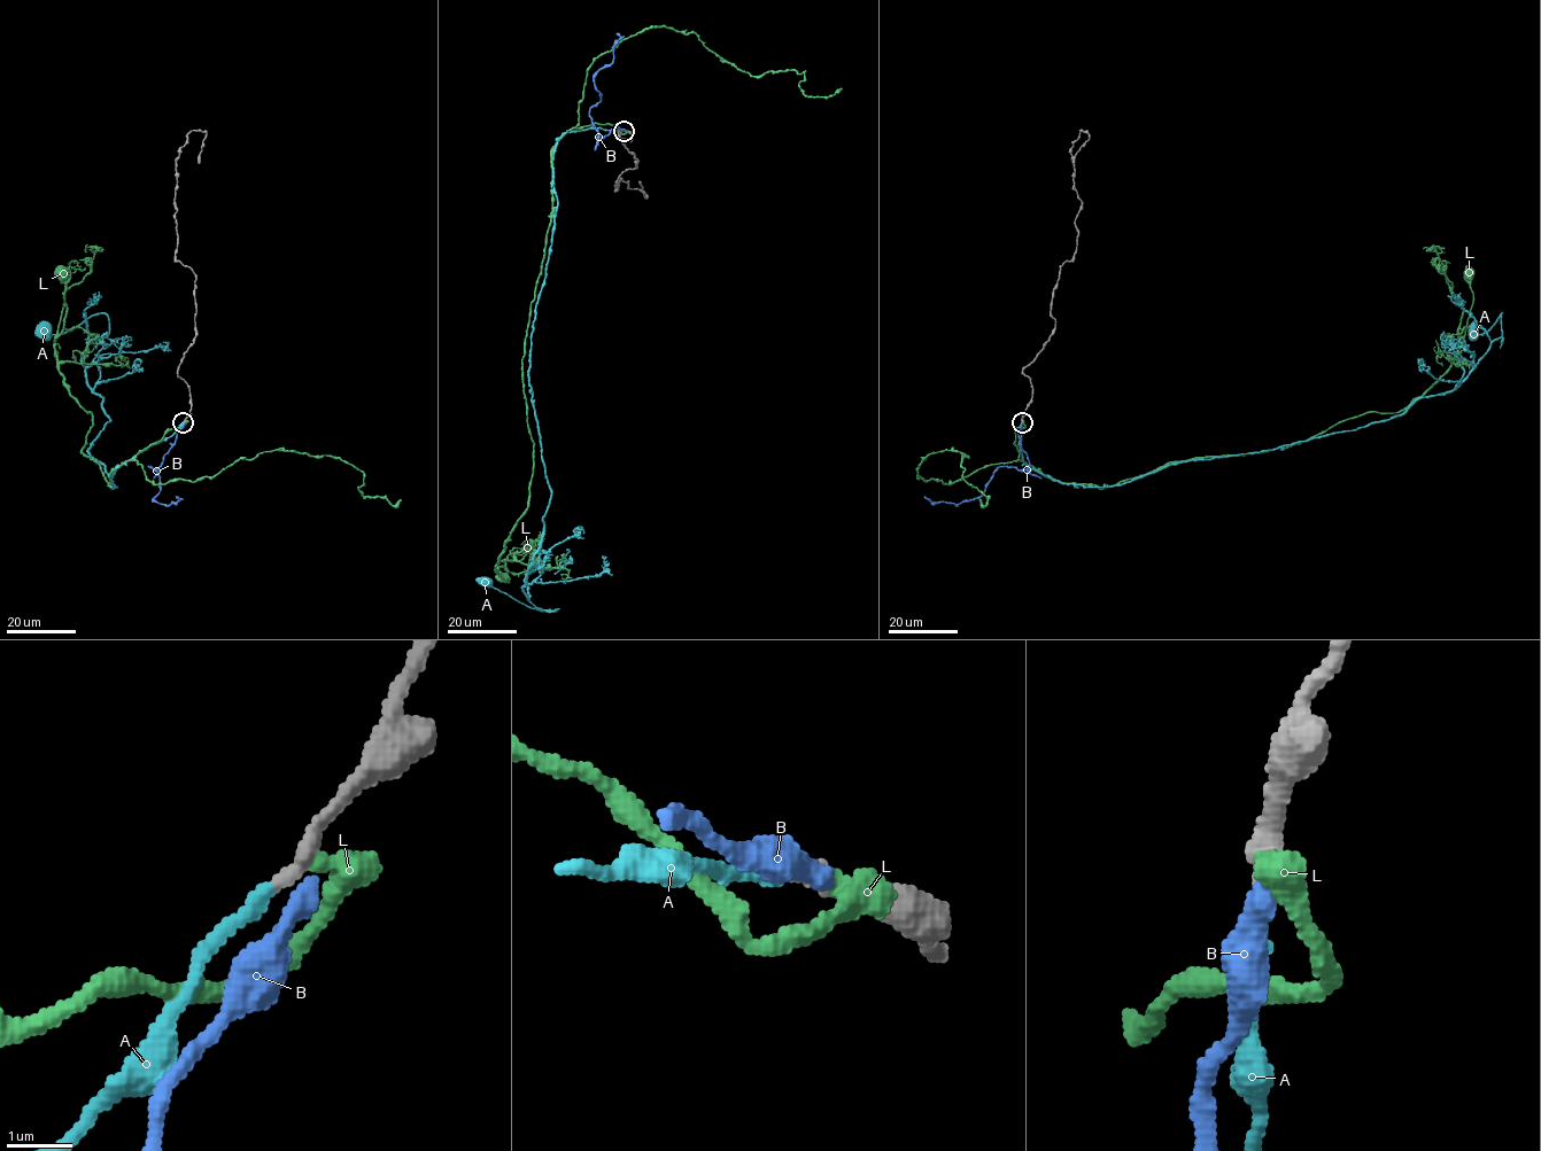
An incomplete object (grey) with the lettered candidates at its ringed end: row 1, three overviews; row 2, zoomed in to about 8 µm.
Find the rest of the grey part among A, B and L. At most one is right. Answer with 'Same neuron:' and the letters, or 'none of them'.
Same neuron: A

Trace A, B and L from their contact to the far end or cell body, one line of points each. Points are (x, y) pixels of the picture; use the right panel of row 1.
A: (1022, 422), (1031, 468), (1114, 487), (1401, 415), (1462, 382), (1501, 336), (1501, 313), (1472, 332)
B: (1022, 421), (1020, 445), (1029, 463), (1025, 469), (998, 467), (985, 491), (959, 505), (936, 502), (924, 496)
L: (1022, 420), (1019, 459), (1107, 487), (1393, 413), (1454, 359), (1469, 273)

